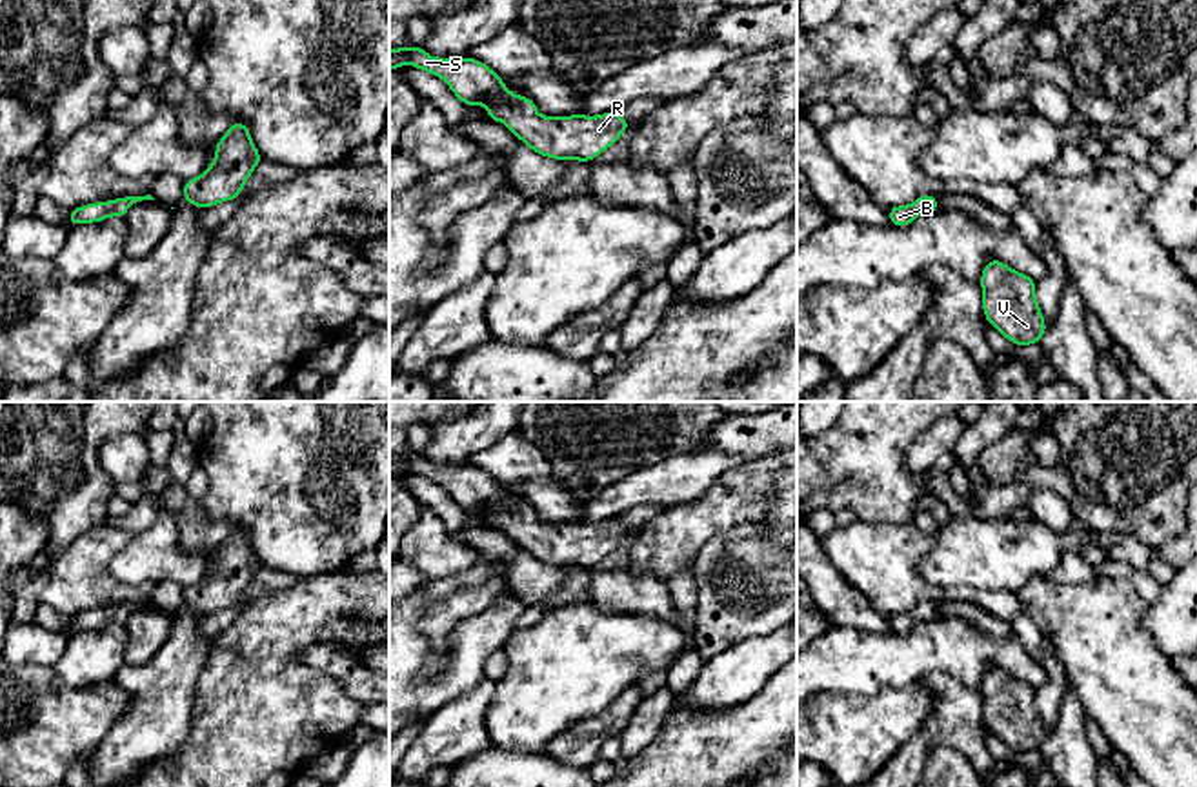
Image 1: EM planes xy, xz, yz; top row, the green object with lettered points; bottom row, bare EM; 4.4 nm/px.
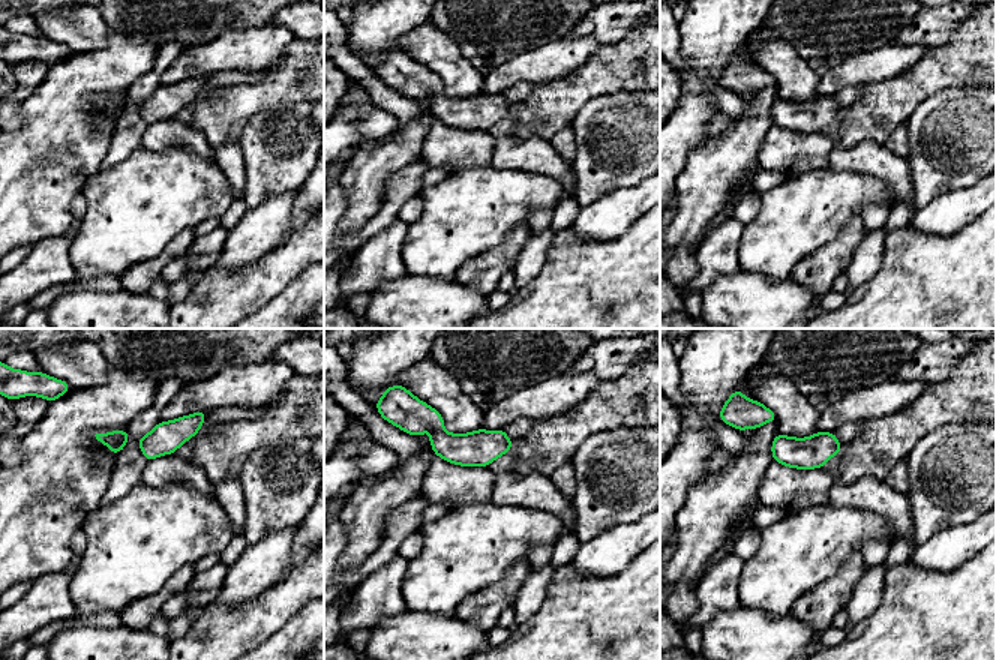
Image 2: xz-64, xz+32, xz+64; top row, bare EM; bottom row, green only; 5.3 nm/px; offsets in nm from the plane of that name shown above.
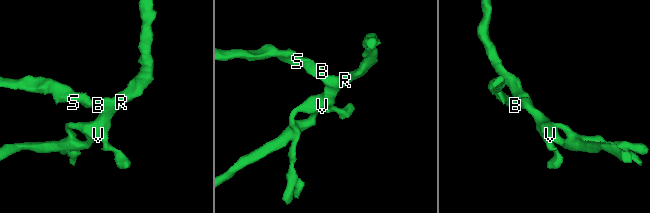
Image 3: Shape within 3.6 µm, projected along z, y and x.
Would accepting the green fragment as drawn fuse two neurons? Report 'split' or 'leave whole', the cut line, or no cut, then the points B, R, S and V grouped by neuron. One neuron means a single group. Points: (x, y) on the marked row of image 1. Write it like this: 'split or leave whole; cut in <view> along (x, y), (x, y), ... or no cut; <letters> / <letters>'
leave whole; no cut; B R S V

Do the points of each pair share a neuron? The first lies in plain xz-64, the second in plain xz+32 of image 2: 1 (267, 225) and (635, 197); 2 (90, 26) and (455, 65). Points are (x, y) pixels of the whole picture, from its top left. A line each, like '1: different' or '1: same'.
1: same
2: same

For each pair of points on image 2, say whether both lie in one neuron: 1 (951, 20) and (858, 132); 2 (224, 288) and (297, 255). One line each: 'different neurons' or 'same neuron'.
1: different neurons
2: same neuron

